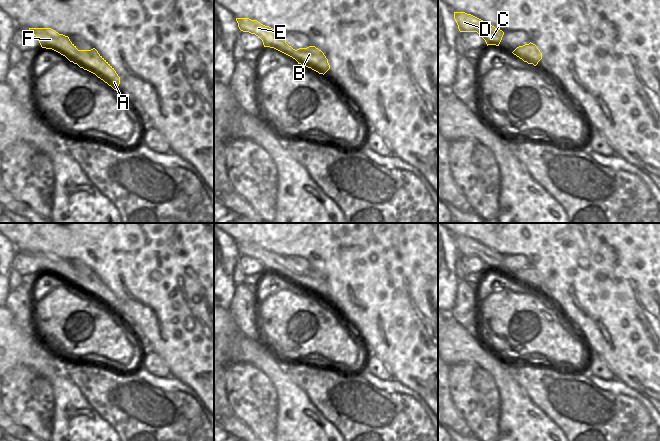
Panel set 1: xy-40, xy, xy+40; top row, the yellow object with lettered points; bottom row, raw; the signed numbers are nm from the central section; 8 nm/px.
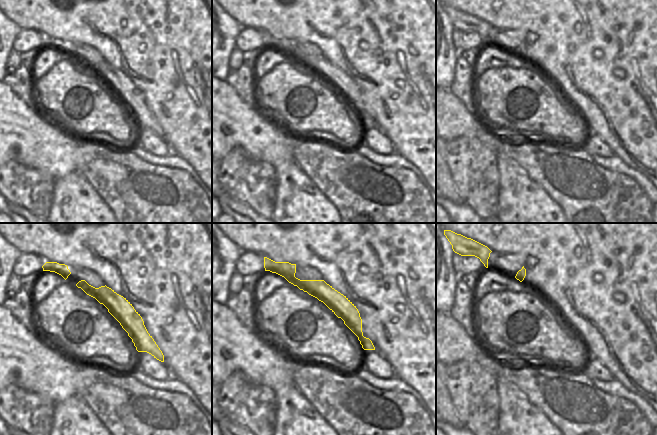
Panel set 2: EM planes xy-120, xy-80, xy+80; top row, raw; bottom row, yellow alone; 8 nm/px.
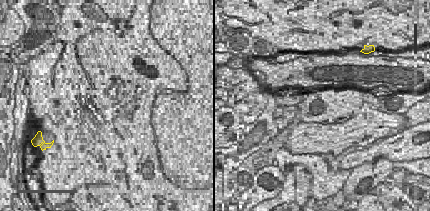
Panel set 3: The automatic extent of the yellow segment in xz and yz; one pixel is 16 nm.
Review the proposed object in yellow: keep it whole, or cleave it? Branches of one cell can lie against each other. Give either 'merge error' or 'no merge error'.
no merge error

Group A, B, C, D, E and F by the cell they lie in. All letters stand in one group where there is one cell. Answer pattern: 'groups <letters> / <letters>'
groups A B C D E F

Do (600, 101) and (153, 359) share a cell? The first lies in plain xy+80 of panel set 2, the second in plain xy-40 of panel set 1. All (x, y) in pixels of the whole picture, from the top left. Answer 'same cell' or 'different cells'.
different cells

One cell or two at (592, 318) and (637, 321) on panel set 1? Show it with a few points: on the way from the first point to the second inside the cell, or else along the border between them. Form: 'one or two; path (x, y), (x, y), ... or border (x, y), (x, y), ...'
one; path (603, 318), (626, 318)

